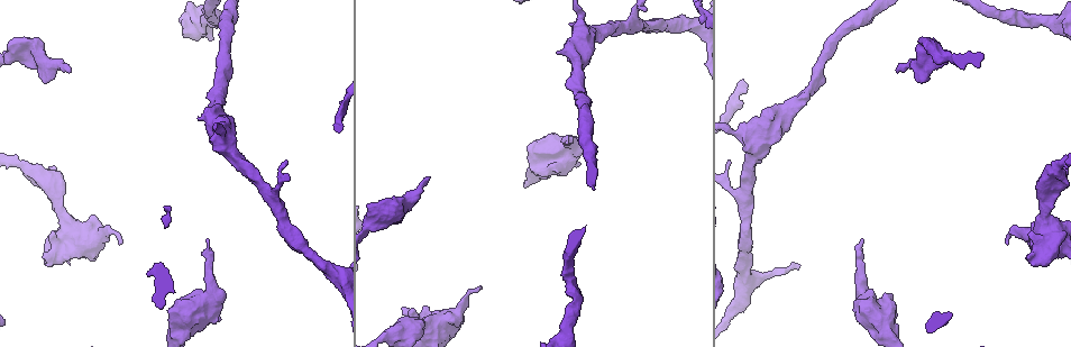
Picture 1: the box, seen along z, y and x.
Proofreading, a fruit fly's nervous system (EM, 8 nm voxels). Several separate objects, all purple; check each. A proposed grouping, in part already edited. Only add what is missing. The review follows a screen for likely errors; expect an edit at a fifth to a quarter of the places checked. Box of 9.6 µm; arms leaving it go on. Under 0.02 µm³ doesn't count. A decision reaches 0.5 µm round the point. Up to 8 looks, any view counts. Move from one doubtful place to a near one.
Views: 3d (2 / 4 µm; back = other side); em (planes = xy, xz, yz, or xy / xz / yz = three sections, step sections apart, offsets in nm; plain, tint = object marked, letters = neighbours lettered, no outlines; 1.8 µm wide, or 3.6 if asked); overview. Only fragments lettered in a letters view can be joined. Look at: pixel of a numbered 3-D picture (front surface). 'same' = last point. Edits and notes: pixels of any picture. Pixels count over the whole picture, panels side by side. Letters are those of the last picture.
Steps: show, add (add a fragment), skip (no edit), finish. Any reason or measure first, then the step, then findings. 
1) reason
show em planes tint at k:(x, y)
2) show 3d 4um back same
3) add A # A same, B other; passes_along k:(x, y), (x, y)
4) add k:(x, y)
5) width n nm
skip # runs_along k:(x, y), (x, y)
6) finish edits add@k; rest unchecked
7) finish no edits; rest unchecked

show em 3.6um planes letters at 1:(168, 310)

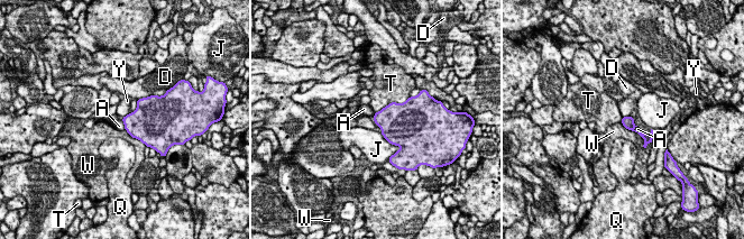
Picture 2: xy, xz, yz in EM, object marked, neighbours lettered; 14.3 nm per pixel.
longest_contact T 550 nm
skip # A other, D other, J other, Q other, T other, W other, Y other; runs_along 2:(624, 120), (649, 139); none of them fits

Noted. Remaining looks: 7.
branch stops here
show em xz step 16 tint at 1:(206, 240)

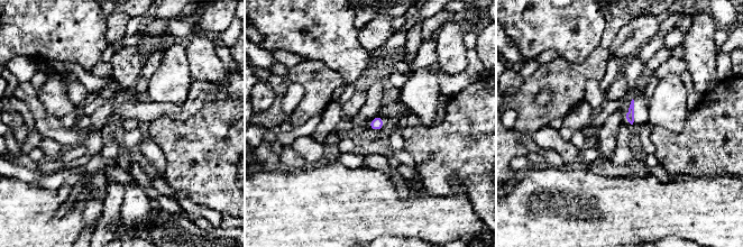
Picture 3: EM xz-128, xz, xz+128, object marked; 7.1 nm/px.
another direction
show em planes letters same

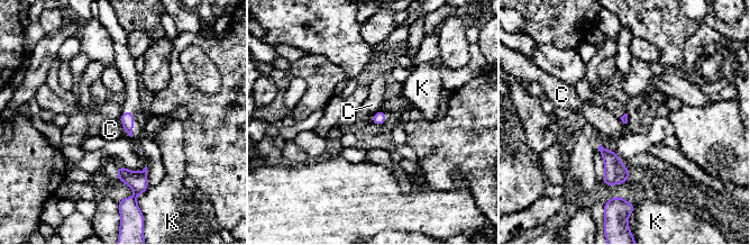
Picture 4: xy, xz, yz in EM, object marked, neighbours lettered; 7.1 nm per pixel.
longest_contact C 120 nm
skip # C other, K other; no lettered fragment goes on from it

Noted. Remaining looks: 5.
two arms in line, one across
show em xy step 16 tint at 1:(269, 196)

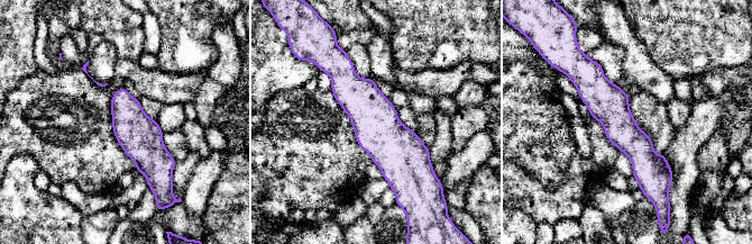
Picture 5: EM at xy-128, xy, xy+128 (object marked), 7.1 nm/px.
another direction
show em planes letters same

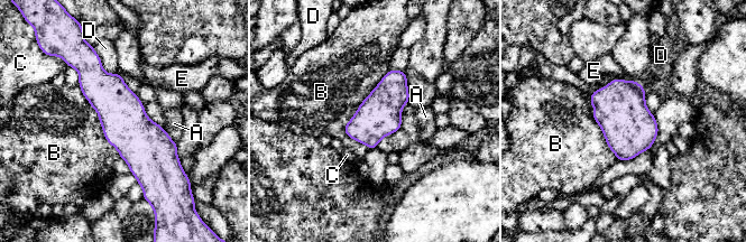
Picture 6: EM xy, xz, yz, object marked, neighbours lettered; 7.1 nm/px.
width 320 nm
skip # A other, B other, C other, D other, E other; runs_along 6:(95, 58), (147, 182); none of them fits

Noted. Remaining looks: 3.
finish no edits; rest unchecked

